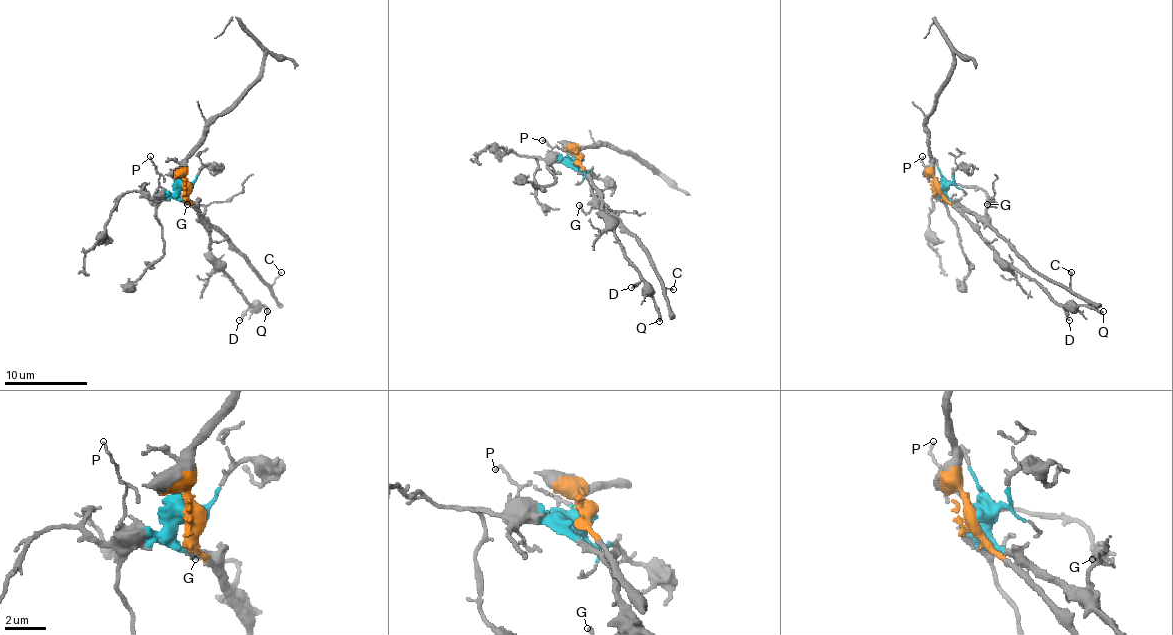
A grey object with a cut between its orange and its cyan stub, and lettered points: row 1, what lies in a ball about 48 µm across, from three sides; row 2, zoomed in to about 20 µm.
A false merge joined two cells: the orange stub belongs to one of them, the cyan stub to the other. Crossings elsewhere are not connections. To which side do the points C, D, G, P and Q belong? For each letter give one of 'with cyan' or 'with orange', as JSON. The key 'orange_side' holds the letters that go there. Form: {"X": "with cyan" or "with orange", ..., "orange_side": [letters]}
{"C": "with cyan", "D": "with orange", "G": "with cyan", "P": "with cyan", "Q": "with orange", "orange_side": ["D", "Q"]}

